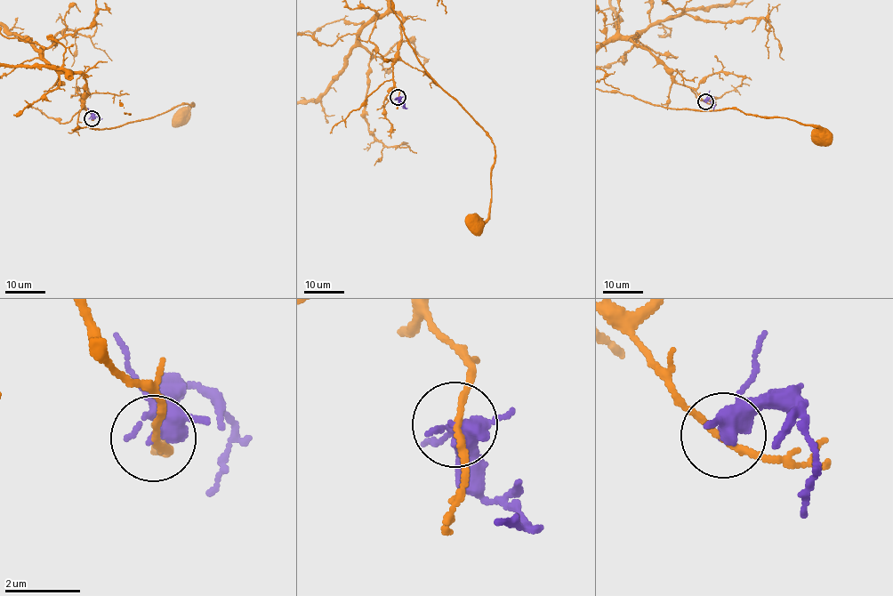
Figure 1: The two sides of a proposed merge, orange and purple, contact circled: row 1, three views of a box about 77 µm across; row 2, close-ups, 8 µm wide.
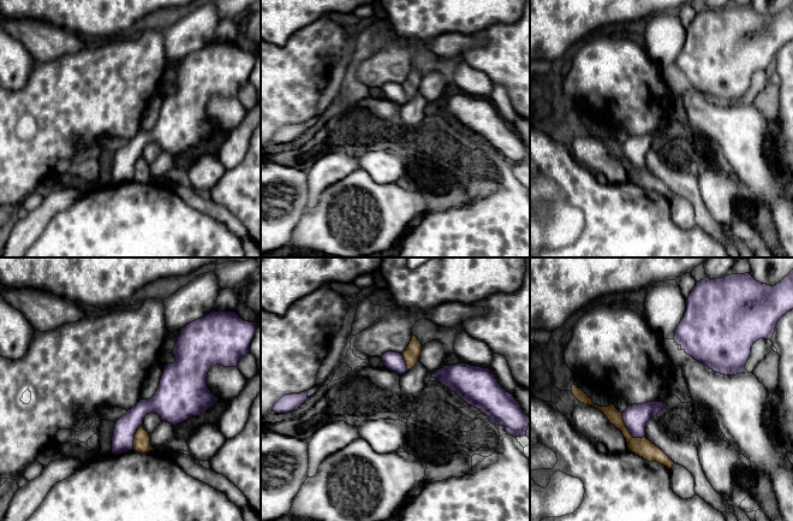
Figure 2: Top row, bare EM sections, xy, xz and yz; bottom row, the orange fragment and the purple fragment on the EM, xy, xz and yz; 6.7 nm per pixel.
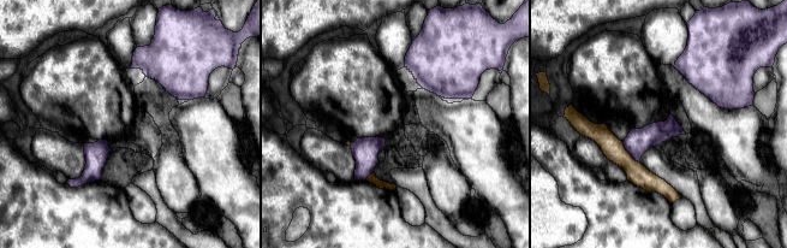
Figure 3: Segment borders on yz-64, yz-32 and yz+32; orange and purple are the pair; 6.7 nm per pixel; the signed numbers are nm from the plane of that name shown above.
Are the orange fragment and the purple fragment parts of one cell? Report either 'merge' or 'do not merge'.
do not merge

